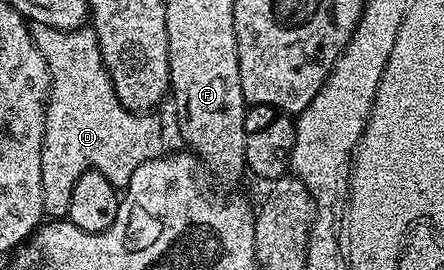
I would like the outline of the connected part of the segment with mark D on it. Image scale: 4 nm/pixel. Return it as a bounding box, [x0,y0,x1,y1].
[31,24,164,217]

